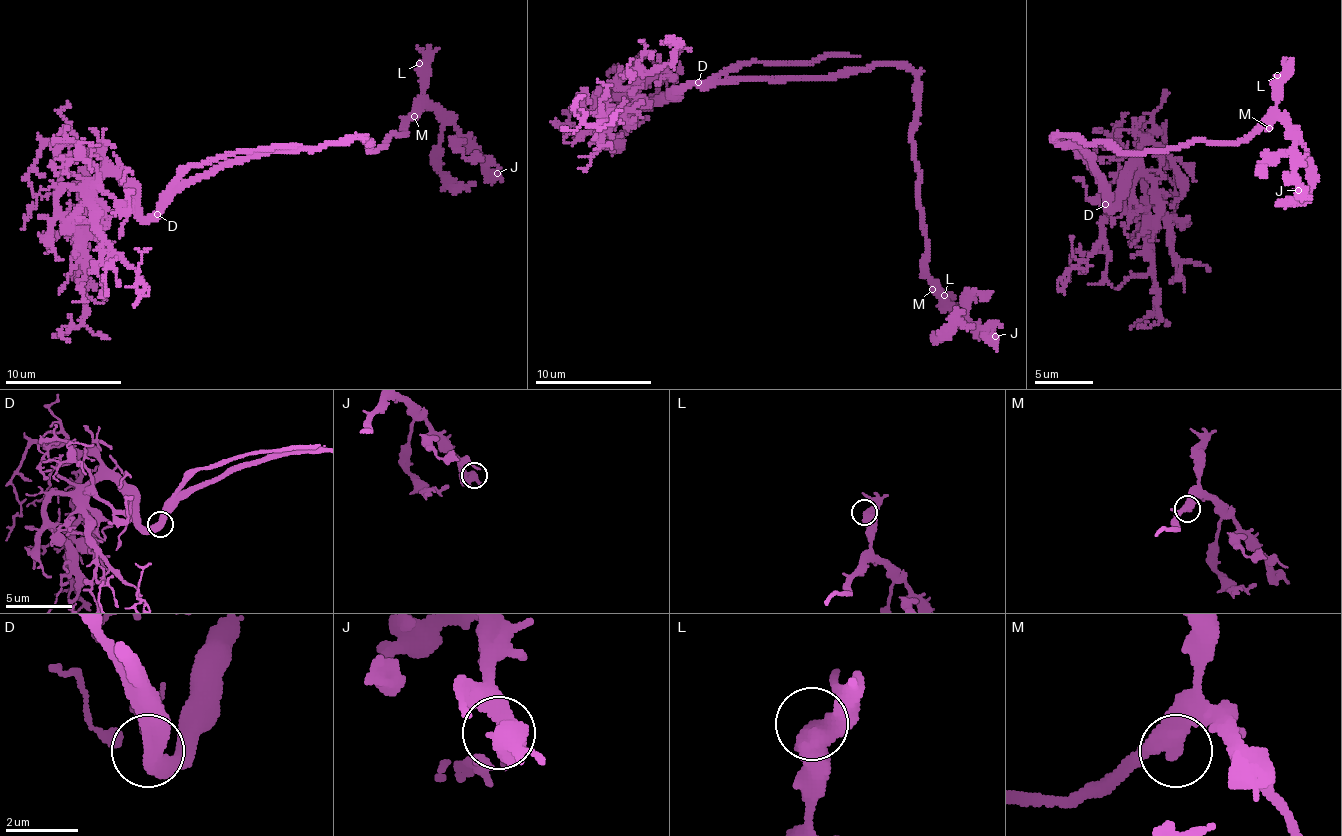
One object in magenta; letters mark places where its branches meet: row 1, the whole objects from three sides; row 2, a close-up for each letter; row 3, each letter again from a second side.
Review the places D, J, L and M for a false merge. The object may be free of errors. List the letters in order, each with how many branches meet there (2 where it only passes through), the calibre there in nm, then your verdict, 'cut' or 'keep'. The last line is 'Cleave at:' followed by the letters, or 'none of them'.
D: branches 2; calibre 480 nm; keep
J: branches 2; calibre 480 nm; keep
L: branches 2; calibre 460 nm; keep
M: branches 2; calibre 480 nm; keep
Cleave at: none of them

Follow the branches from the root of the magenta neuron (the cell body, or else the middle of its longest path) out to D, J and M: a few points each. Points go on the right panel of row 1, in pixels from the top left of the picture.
D: (1071, 145), (1083, 146), (1101, 180), (1104, 205)
J: (1071, 145), (1053, 142), (1083, 137), (1154, 152), (1244, 142), (1281, 120), (1294, 141), (1298, 190)
M: (1071, 145), (1053, 142), (1083, 137), (1120, 152), (1154, 152), (1195, 141), (1244, 142), (1269, 128)

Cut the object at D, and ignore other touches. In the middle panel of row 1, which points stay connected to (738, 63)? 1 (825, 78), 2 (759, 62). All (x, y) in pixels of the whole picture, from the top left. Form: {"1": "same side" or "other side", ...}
{"1": "other side", "2": "same side"}

